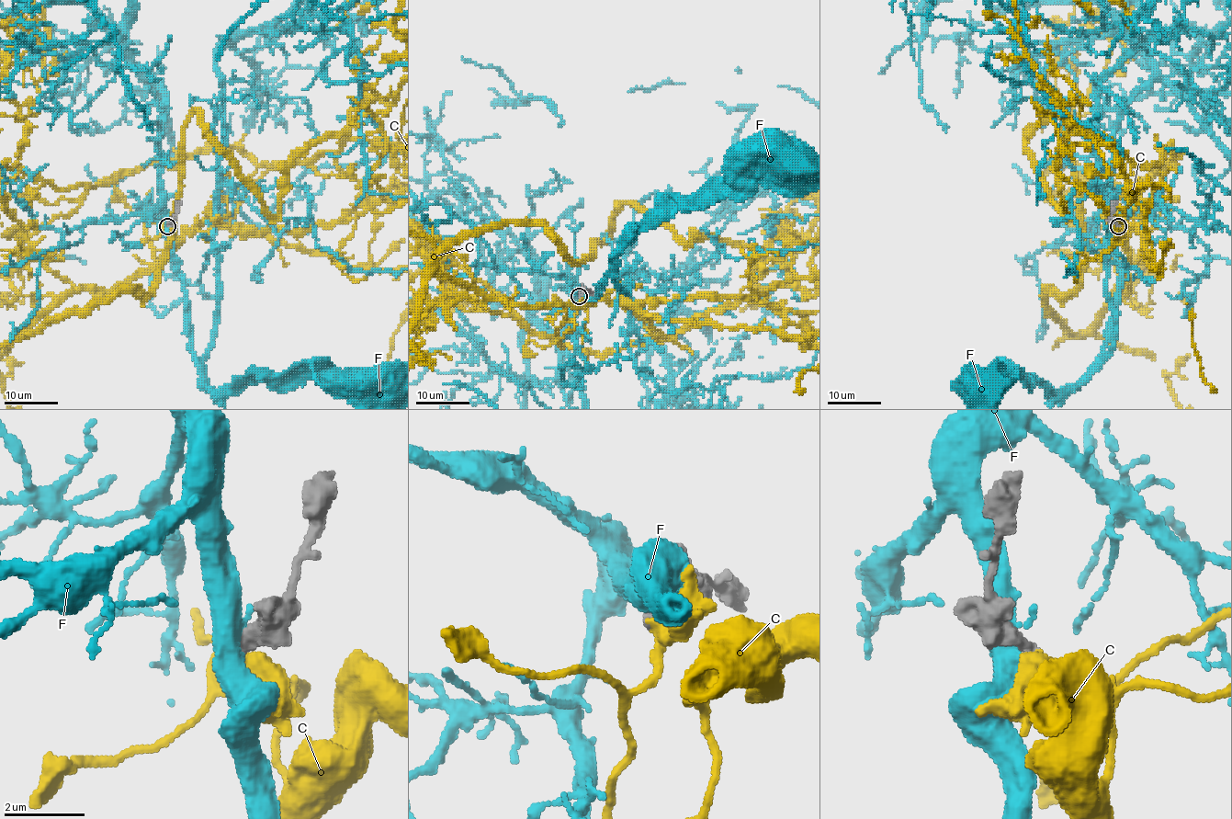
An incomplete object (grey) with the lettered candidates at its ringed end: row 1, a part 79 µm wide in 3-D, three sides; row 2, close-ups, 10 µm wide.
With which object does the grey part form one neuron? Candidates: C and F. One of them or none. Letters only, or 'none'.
C

